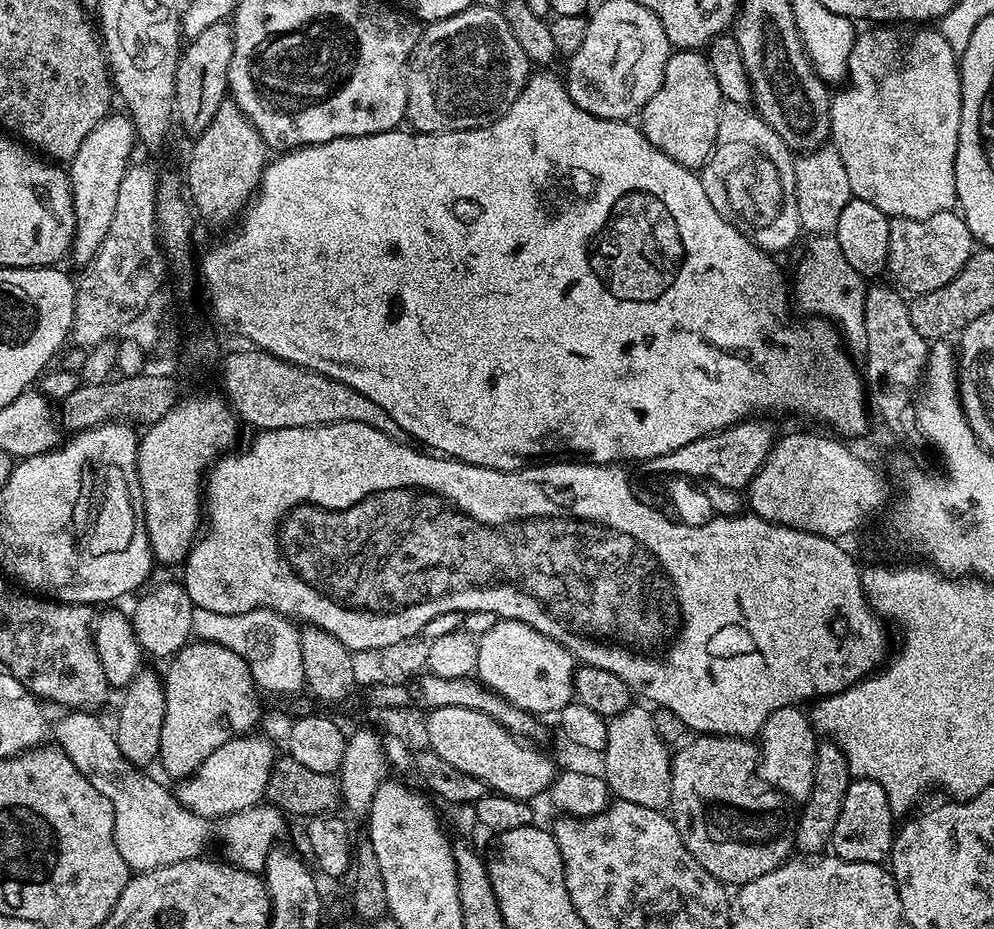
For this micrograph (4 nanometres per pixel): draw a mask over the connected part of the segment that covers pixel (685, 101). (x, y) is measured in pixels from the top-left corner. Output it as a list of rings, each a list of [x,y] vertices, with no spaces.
[[[676,50],[666,62],[658,94],[639,113],[638,124],[647,140],[662,150],[662,154],[674,158],[684,168],[700,170],[716,144],[721,103],[718,82],[710,70],[707,55],[700,50]]]

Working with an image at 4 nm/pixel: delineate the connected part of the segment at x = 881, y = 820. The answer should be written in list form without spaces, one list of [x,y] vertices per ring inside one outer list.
[[[853,779],[846,790],[846,799],[842,801],[842,811],[838,814],[838,823],[834,825],[831,851],[840,860],[850,862],[870,862],[884,864],[892,855],[894,839],[894,817],[886,790],[873,780]]]

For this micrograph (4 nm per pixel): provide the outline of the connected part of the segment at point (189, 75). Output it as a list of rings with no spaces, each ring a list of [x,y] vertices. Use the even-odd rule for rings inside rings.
[[[228,20],[214,22],[214,26],[206,26],[206,30],[195,33],[192,40],[183,45],[176,71],[176,106],[175,115],[178,124],[195,138],[210,126],[214,114],[218,114],[218,106],[229,95],[228,75],[230,74],[230,58],[234,58],[234,38],[232,25]]]

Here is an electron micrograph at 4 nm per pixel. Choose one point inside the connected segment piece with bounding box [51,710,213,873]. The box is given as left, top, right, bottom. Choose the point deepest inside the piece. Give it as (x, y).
(152, 829)

